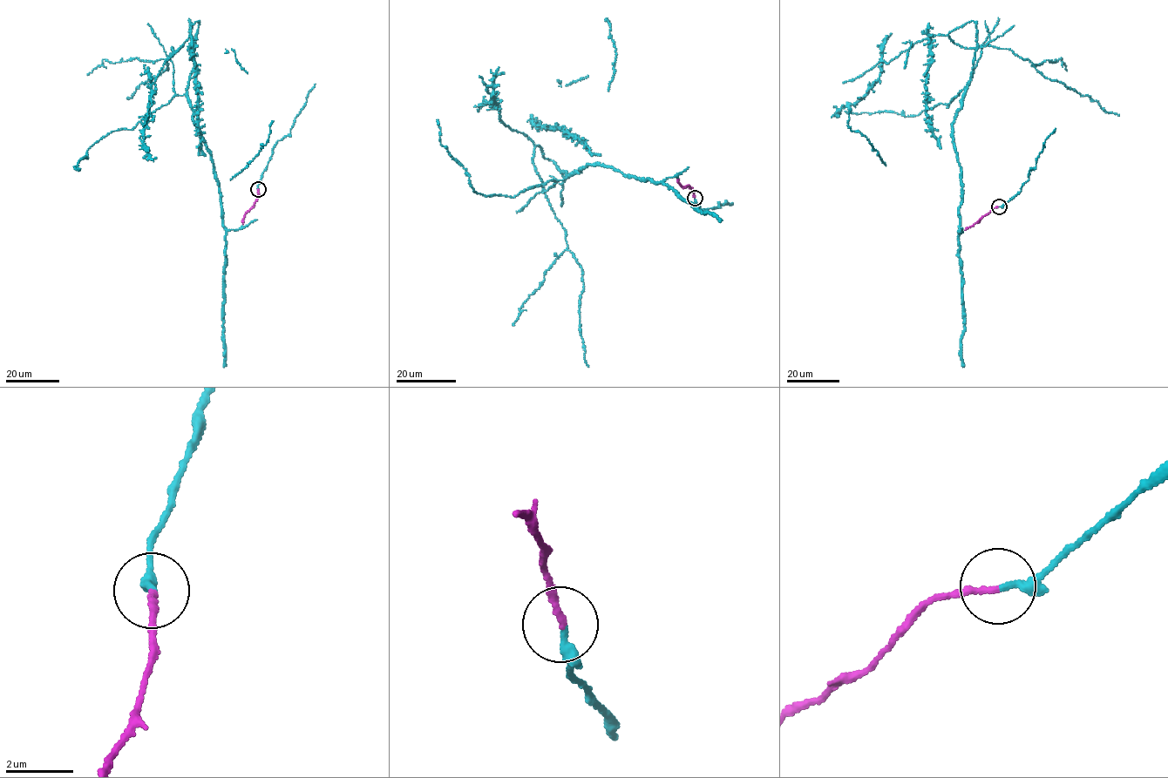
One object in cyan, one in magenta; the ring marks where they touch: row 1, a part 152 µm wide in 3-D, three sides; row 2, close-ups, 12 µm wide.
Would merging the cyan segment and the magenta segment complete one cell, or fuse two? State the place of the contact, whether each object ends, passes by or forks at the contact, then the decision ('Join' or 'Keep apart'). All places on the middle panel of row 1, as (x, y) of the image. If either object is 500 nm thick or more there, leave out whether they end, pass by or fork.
Place: (695, 198). At the ring cyan ends. At the ring magenta ends. Join

